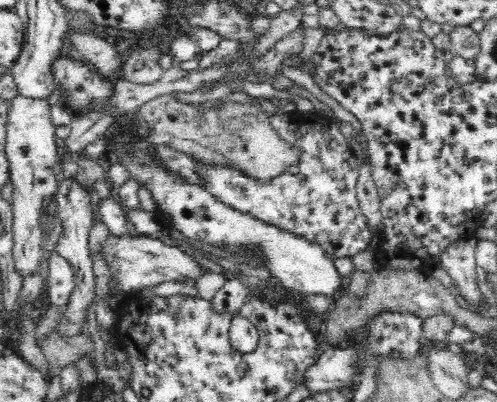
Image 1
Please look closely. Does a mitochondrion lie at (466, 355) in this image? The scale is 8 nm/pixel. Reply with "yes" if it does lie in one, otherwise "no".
no

